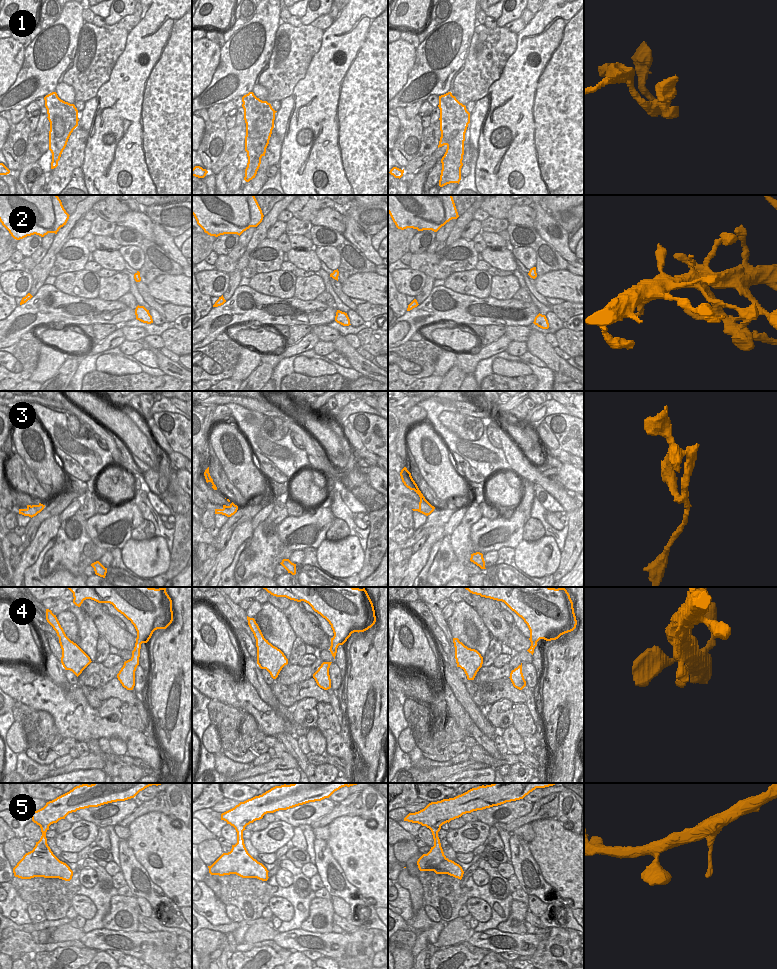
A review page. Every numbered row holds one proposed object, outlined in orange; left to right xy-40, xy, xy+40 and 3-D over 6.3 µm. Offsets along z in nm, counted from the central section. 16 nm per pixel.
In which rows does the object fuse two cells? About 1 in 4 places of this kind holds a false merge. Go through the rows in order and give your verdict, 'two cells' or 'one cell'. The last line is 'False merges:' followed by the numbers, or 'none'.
1: one cell
2: two cells
3: two cells
4: one cell
5: one cell
False merges: 2, 3

